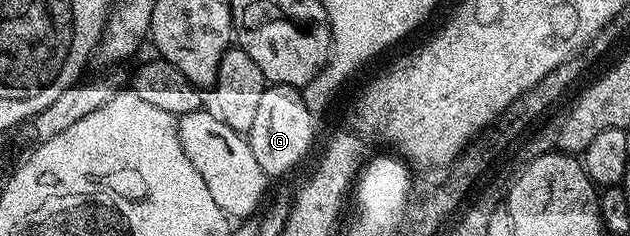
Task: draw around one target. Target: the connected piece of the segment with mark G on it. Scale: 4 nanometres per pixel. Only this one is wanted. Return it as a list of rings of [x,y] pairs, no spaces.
[[[267,84],[248,134],[252,155],[256,155],[256,163],[260,163],[267,178],[282,177],[289,169],[296,168],[305,159],[306,152],[314,145],[314,120],[315,114],[306,106],[306,98],[295,86]]]

